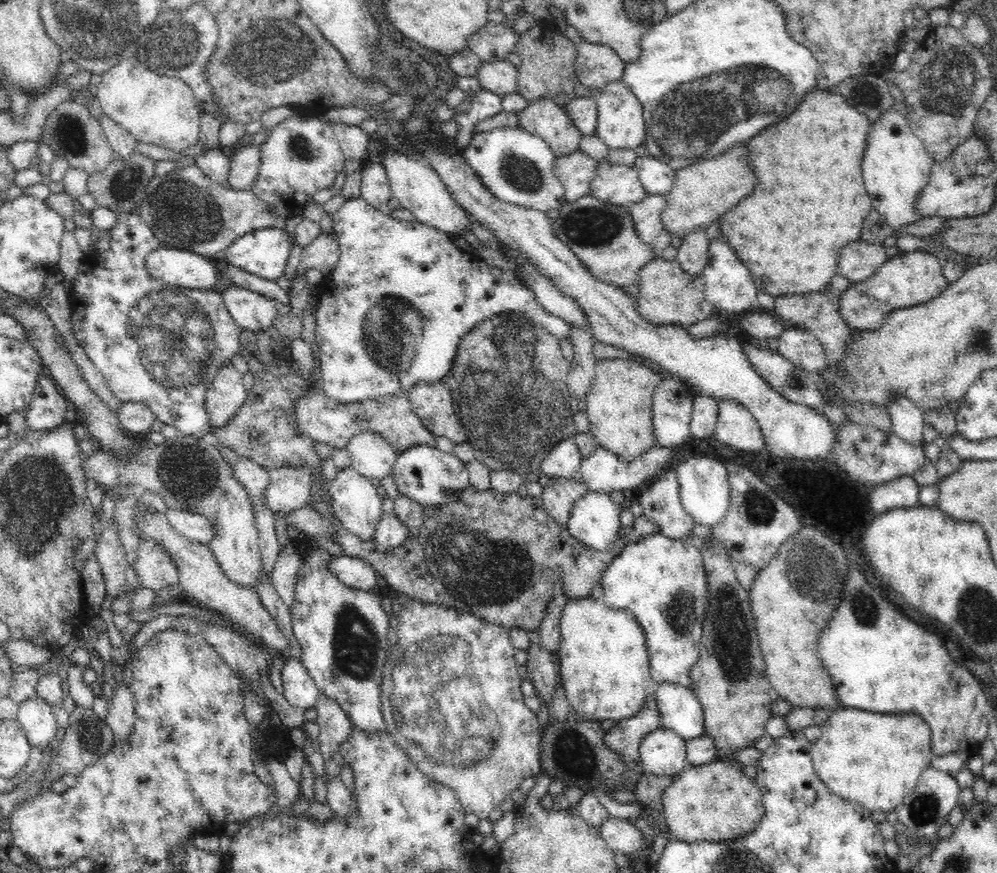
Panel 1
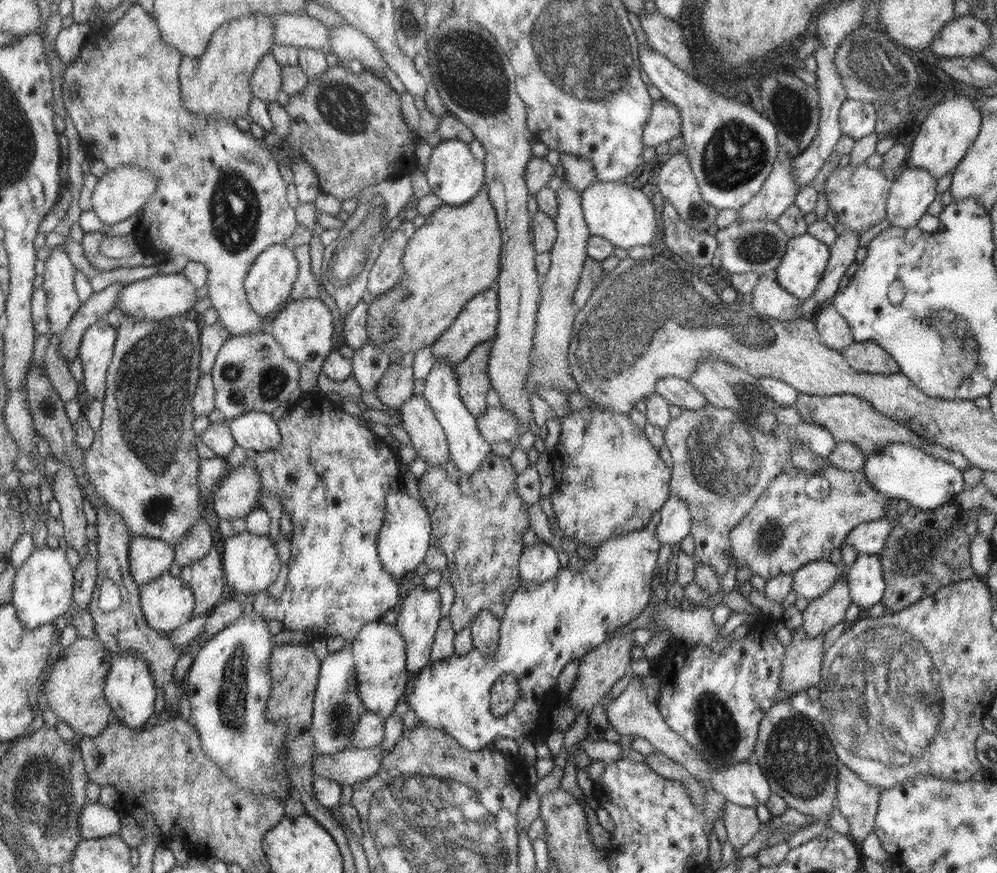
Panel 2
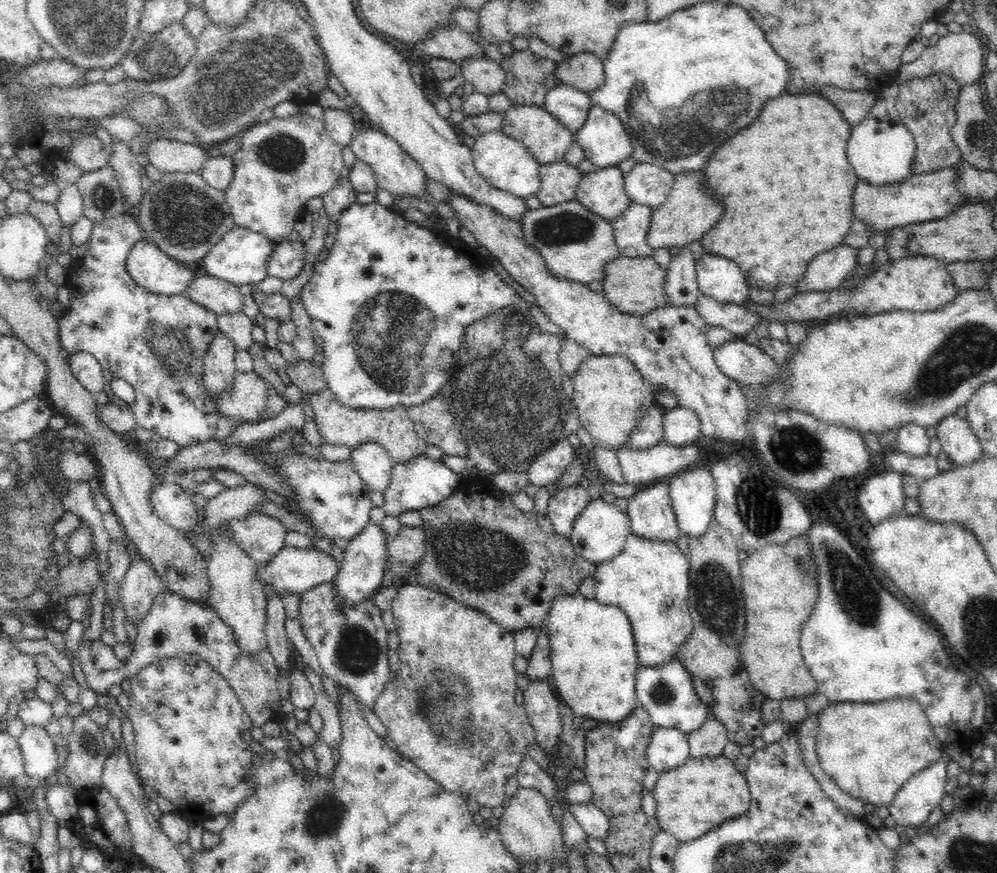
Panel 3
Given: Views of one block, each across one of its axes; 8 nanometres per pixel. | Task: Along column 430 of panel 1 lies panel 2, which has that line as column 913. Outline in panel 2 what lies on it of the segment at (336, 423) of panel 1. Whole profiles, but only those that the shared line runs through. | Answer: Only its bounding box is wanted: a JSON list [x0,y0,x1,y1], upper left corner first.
[793,393,930,457]

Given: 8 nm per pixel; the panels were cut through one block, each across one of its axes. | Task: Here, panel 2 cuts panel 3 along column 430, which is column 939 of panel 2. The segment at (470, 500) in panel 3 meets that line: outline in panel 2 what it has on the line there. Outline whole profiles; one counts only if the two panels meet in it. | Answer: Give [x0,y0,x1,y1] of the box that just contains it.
[878,498,975,613]

